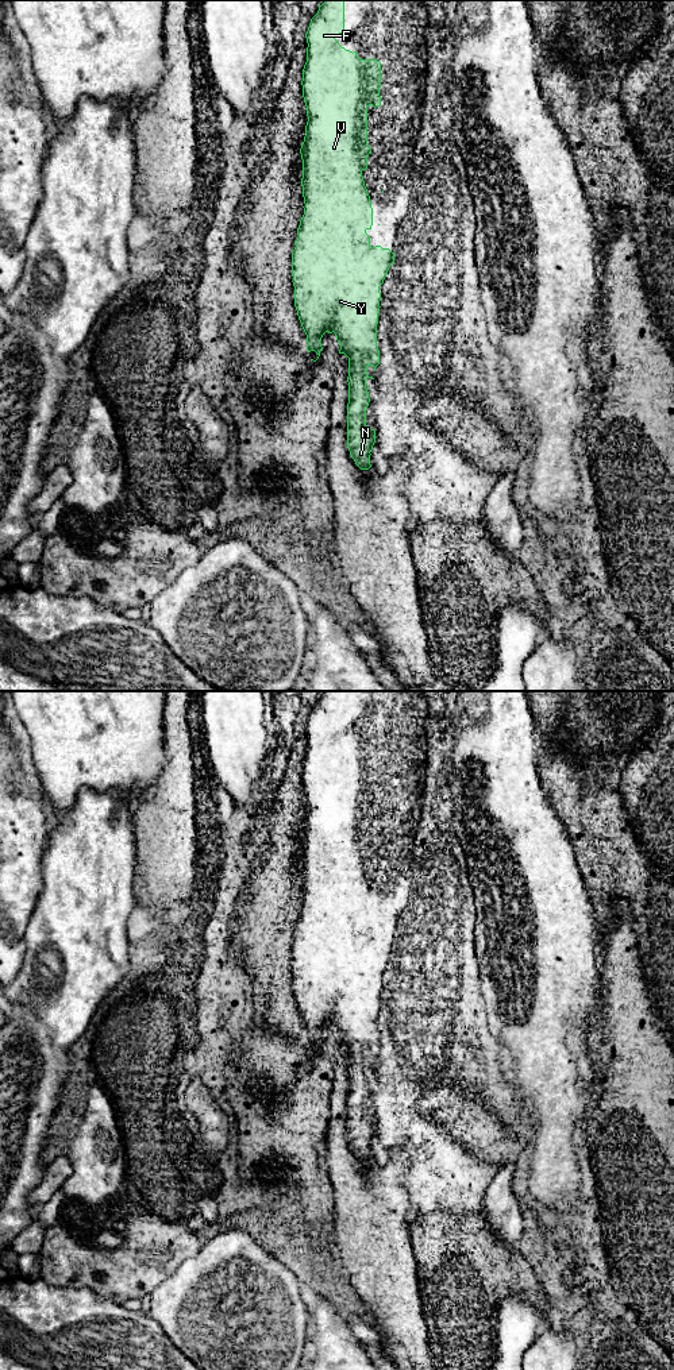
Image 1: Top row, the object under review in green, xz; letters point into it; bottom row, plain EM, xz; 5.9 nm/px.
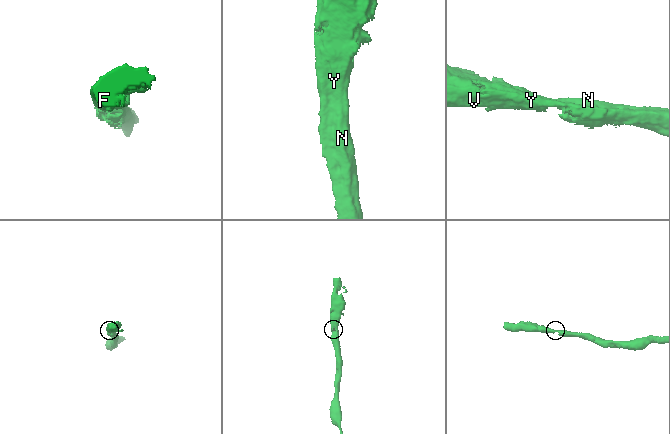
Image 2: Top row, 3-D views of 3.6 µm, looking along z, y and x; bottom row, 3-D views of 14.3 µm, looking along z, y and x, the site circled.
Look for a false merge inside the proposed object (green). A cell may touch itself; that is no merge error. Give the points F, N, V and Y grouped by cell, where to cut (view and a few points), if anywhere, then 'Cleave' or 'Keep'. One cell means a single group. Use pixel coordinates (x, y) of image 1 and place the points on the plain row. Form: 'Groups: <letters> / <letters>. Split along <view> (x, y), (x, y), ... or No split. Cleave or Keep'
Groups: F N V Y. No split. Keep

